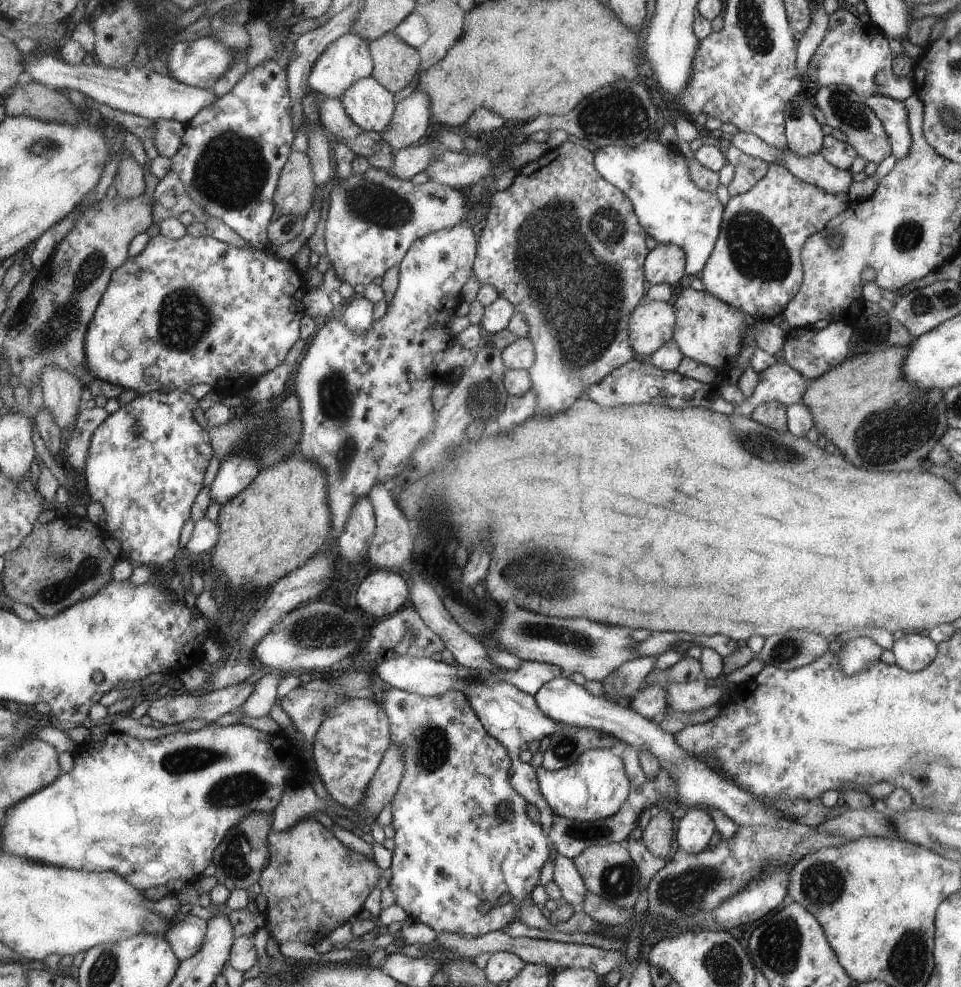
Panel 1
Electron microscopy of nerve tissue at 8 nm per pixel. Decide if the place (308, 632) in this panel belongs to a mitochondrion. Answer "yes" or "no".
yes

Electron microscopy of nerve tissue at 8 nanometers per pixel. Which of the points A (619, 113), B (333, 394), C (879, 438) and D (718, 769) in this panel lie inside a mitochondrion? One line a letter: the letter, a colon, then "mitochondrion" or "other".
A: mitochondrion
B: mitochondrion
C: mitochondrion
D: other

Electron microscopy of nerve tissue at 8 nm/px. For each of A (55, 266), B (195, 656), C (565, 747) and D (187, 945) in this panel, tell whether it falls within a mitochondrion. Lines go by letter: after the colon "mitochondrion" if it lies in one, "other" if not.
A: mitochondrion
B: other
C: mitochondrion
D: other

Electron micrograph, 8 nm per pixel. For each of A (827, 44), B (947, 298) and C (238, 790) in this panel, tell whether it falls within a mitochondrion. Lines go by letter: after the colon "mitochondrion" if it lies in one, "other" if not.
A: other
B: mitochondrion
C: mitochondrion

